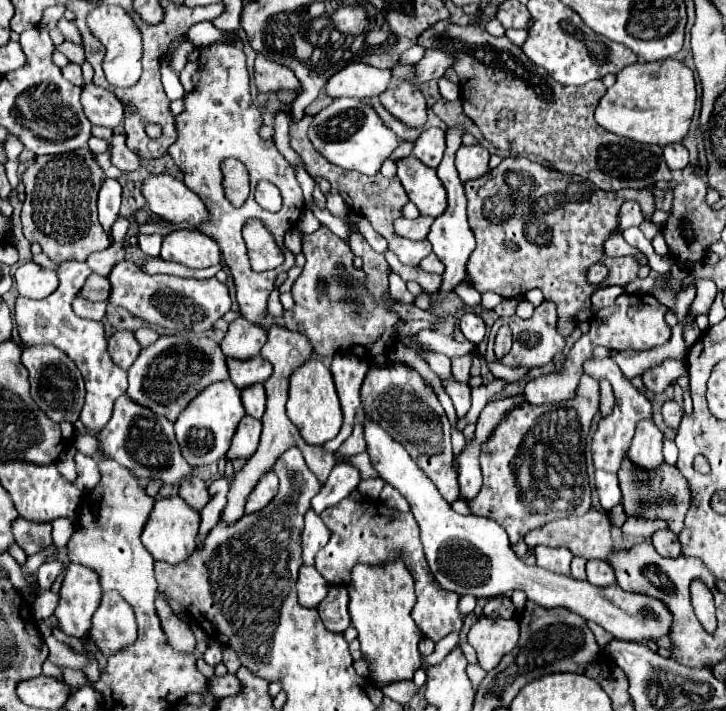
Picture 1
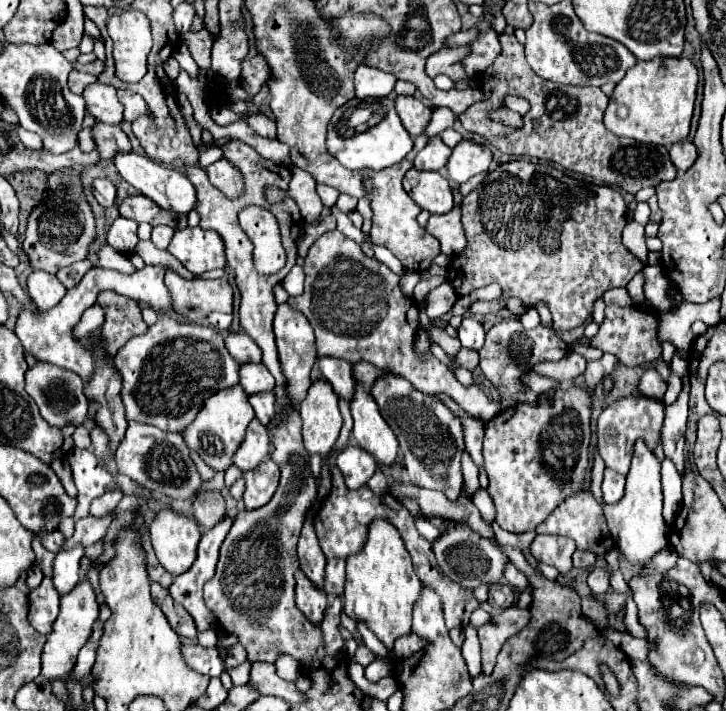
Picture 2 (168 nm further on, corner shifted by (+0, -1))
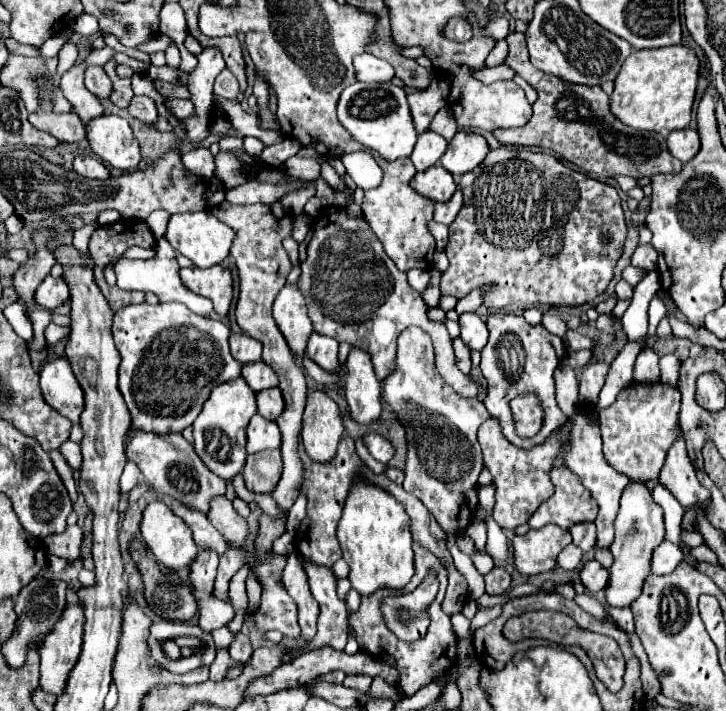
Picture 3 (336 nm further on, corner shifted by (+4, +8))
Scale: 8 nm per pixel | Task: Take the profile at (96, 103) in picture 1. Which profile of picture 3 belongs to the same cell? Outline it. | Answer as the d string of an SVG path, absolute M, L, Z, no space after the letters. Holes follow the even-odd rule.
M88 66L84 72L84 84L98 98L108 98L112 94L112 80L106 76L102 66Z

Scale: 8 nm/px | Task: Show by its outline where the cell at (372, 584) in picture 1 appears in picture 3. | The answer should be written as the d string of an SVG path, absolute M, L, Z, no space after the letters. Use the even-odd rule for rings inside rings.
M360 476L352 482L344 514L338 524L338 540L344 560L350 566L348 580L362 596L372 594L380 586L404 588L404 584L410 582L414 574L410 516L404 512L404 506L384 488L370 484Z

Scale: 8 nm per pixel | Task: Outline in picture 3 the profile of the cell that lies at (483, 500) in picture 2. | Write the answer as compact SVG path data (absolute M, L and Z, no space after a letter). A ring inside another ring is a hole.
M490 516L488 522L488 544L486 544L486 554L490 554L494 560L502 562L508 556L508 540L502 534L502 528L494 522L494 518Z

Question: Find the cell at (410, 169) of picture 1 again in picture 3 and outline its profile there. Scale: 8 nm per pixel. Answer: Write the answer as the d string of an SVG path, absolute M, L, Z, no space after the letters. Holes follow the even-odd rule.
M440 164L428 168L426 172L416 172L410 186L418 194L422 194L434 202L446 202L456 192L456 182L454 182L452 174L448 170L444 170Z

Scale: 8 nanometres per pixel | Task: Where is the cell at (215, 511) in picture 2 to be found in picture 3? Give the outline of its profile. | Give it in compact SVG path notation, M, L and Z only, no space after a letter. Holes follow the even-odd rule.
M216 498L212 500L208 520L214 524L218 532L224 534L226 540L240 546L240 550L246 550L246 538L248 538L248 524L244 518L238 516L238 512L232 508L232 502L228 498Z

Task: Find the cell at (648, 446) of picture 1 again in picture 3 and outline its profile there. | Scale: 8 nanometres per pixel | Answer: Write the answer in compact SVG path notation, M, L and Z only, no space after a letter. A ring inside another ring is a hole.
M632 482L620 500L620 512L616 516L616 538L610 546L614 562L610 566L610 580L606 586L606 602L616 608L630 606L650 574L650 562L654 548L664 540L664 518L660 506L652 500L650 490L642 482Z

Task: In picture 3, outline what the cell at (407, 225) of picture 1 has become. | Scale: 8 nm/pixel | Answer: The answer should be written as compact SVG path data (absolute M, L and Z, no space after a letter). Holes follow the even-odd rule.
M460 190L454 192L454 196L448 202L438 202L434 208L434 220L440 224L450 226L454 222L454 218L458 216L460 208L463 205L463 194Z

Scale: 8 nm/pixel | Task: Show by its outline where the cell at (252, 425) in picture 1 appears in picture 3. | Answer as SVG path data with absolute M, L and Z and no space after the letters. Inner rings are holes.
M260 414L252 416L248 424L248 454L260 452L260 450L272 450L280 448L280 430L278 424L272 420L262 418Z

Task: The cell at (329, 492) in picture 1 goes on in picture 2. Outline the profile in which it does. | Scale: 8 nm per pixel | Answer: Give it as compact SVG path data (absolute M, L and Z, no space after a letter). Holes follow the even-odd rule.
M346 447L338 453L336 467L342 471L348 489L360 489L376 471L376 461L360 447Z

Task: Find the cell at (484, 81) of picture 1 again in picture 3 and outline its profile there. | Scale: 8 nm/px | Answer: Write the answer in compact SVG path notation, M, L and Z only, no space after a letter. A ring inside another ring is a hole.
M520 32L508 34L506 42L510 46L506 64L536 88L538 100L534 102L534 114L528 124L524 124L522 128L508 128L494 132L500 144L516 148L536 146L550 150L566 158L568 162L576 164L580 170L596 174L600 178L610 178L616 174L642 178L682 170L682 162L668 152L662 134L628 128L626 124L616 120L616 116L612 116L608 94L600 86L578 86L562 78L540 72L536 66L532 66L528 58L526 38Z

